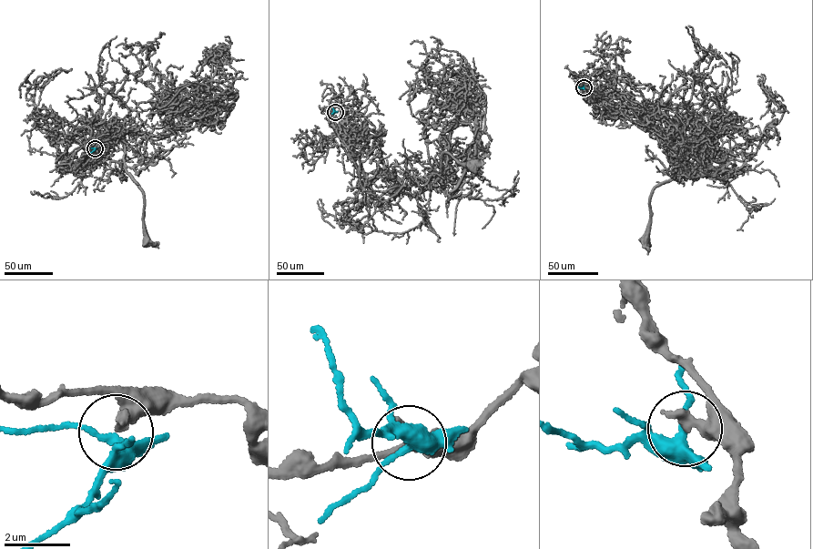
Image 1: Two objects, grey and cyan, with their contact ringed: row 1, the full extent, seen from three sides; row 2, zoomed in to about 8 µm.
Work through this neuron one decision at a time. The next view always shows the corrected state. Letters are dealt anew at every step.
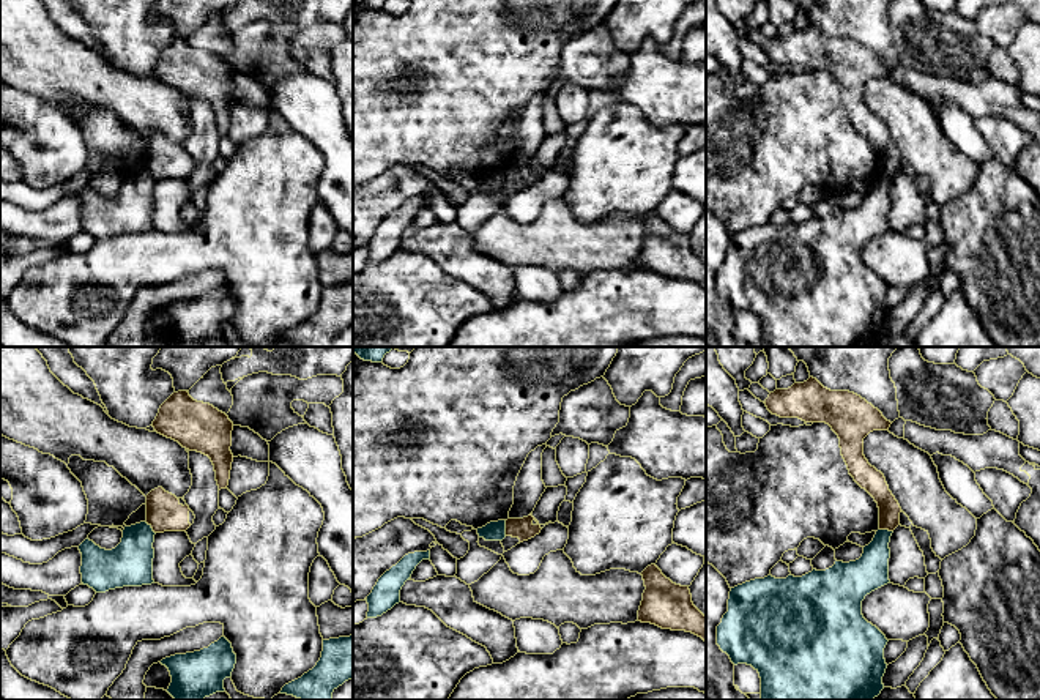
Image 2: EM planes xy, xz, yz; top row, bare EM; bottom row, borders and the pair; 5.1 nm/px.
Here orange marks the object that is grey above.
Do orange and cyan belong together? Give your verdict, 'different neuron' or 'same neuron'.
different neuron

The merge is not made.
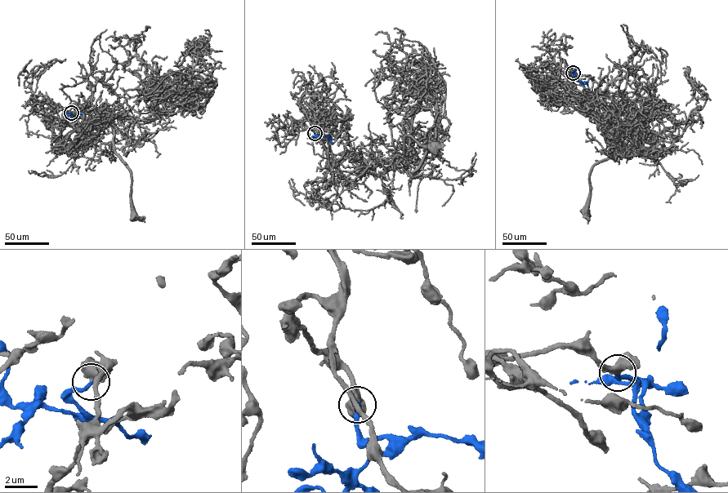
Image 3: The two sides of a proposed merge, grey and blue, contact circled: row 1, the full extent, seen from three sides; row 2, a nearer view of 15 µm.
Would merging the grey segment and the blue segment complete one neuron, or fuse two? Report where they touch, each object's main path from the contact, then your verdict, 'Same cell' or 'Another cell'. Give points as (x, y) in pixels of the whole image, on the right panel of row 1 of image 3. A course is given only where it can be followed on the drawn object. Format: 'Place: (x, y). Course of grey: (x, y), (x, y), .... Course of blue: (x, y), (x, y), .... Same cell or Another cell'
Place: (573, 73). Course of grey: (573, 73), (558, 68), (569, 95), (591, 91), (618, 95), (630, 110), (621, 148), (592, 168), (586, 208). Course of blue: (573, 73), (580, 83), (587, 82), (582, 82). Same cell

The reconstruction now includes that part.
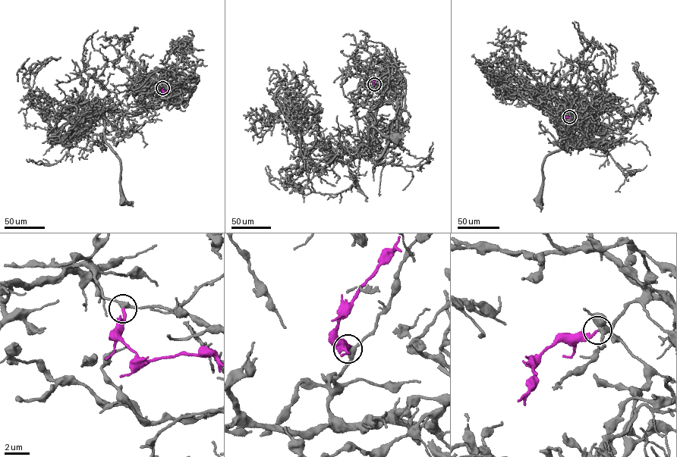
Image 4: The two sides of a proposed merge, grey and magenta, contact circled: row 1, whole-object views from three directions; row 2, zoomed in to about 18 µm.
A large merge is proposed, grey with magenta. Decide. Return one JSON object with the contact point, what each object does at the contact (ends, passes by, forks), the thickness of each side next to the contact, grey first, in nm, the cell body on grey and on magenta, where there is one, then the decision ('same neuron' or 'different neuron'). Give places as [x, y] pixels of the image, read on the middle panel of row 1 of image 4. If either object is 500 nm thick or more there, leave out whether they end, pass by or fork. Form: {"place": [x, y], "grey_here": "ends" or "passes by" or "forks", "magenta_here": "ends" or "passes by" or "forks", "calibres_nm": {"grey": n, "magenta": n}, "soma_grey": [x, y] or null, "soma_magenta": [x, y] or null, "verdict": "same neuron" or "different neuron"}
{"place": [374, 84], "grey_here": "passes by", "magenta_here": "ends", "calibres_nm": {"grey": 360, "magenta": 200}, "soma_grey": [392, 137], "soma_magenta": null, "verdict": "same neuron"}

